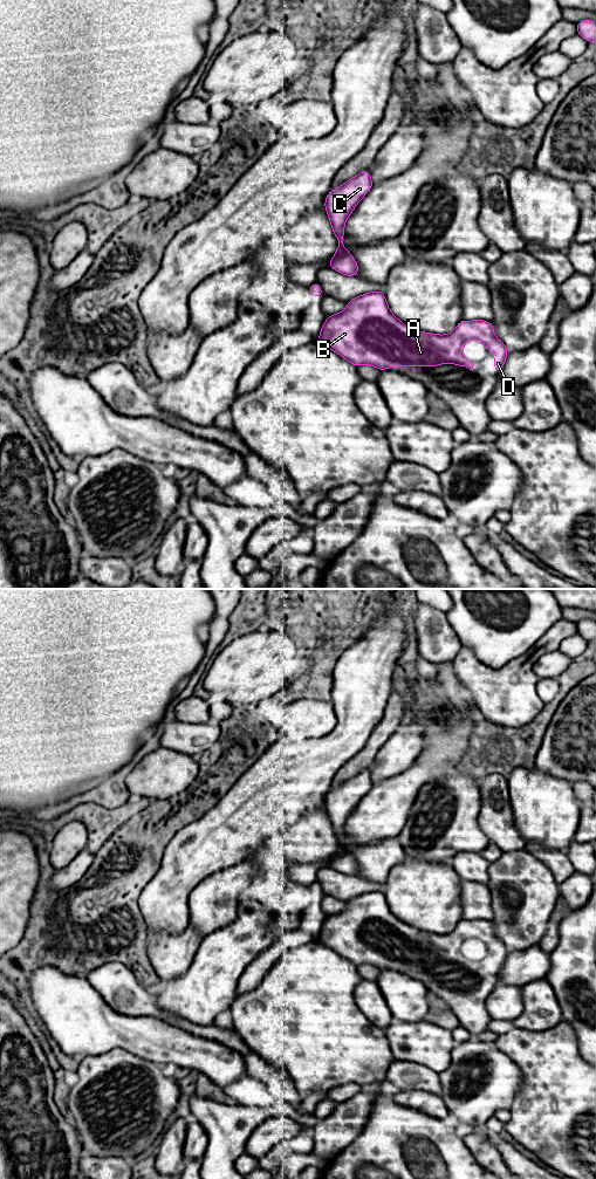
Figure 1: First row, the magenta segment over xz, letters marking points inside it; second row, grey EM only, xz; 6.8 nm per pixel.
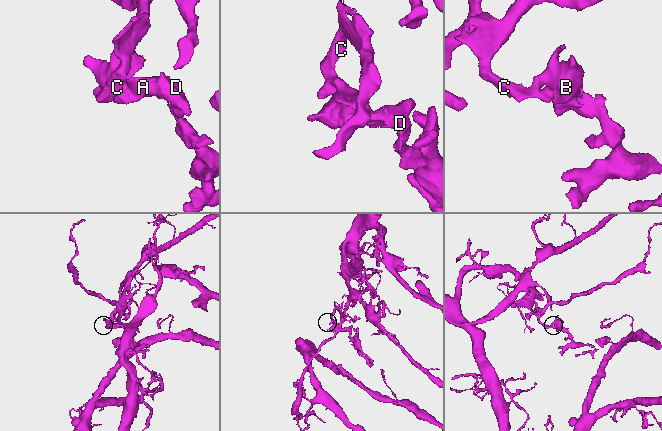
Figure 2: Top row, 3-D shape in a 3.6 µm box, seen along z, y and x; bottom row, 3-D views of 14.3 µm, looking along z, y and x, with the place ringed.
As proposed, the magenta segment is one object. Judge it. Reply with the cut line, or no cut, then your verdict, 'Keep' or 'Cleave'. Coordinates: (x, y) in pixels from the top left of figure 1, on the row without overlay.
Split along xz (348, 851), (338, 855), (329, 865). Cleave

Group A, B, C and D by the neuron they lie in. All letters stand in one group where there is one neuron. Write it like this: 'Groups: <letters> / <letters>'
Groups: A B D / C

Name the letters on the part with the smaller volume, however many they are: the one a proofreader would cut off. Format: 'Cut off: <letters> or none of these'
Cut off: A, B, D

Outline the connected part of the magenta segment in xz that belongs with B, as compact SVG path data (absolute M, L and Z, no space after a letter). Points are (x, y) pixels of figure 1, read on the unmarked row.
M375 890L348 900L347 907L327 917L317 940L356 967L370 964L378 969L390 966L438 966L452 962L473 971L464 955L467 940L477 939L494 954L499 973L509 950L495 937L491 920L461 919L447 934L416 930L407 932L386 903L384 891Z

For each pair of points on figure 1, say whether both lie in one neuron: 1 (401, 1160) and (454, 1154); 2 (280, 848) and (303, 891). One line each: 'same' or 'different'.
1: same
2: different

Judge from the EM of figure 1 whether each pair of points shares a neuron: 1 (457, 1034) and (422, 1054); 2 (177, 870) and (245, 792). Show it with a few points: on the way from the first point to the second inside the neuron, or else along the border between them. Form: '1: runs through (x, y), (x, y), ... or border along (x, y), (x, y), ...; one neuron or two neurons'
1: border along (450, 1030), (456, 1043); two neurons
2: runs through (197, 850), (235, 811); one neuron

